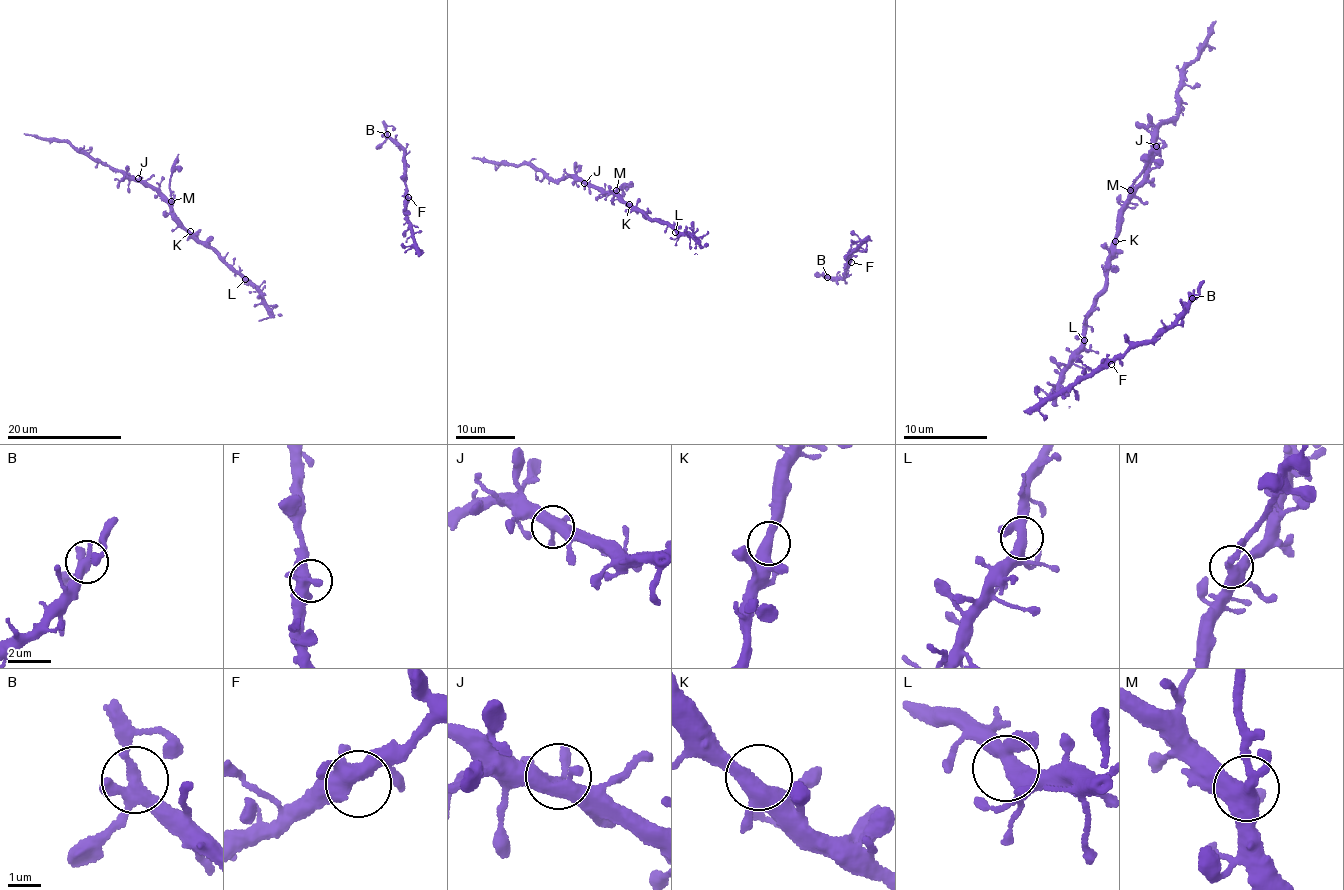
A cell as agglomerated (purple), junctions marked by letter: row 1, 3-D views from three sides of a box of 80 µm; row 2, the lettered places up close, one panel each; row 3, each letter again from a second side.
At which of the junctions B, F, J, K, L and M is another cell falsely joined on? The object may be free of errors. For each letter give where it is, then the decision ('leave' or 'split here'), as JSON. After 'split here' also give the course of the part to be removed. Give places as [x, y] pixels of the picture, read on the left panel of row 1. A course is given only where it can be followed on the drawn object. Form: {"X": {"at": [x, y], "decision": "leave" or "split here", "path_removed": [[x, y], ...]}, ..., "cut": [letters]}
{"B": {"at": [387, 134], "decision": "leave"}, "F": {"at": [408, 197], "decision": "leave"}, "J": {"at": [138, 178], "decision": "leave"}, "K": {"at": [190, 231], "decision": "leave"}, "L": {"at": [245, 279], "decision": "leave"}, "M": {"at": [171, 201], "decision": "split here", "path_removed": [[170, 201], [172, 165], [179, 154]]}, "cut": ["M"]}

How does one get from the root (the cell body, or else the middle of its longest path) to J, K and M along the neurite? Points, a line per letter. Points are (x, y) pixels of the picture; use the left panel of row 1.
J: (266, 306), (255, 287), (199, 242), (174, 216), (167, 202), (138, 178)
K: (266, 306), (255, 287), (229, 269), (190, 231)
M: (266, 306), (255, 287), (229, 269), (212, 250), (199, 242), (181, 224), (170, 201)

